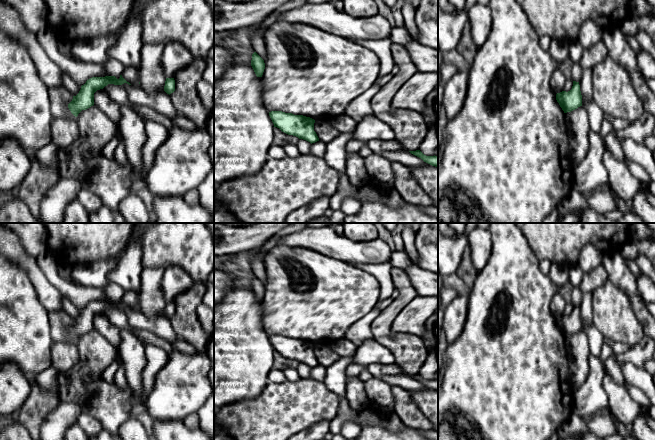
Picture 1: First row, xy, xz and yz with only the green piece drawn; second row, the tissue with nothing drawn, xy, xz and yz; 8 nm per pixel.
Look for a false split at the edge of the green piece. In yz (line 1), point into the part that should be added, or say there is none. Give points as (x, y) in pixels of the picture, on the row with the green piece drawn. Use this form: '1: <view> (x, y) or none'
1: none

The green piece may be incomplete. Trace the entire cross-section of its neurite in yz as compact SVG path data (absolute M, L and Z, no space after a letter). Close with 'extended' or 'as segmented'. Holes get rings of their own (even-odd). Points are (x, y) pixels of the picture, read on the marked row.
M573 81L572 89L568 92L562 91L557 93L556 100L564 113L571 112L582 106L582 95L579 82Z; as segmented

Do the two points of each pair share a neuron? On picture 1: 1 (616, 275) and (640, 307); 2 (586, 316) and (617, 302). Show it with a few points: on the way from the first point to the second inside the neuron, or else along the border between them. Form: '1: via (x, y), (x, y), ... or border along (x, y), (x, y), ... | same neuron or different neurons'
1: via (624, 283), (631, 290), (634, 299) | same neuron
2: border along (591, 293), (593, 323) | different neurons

